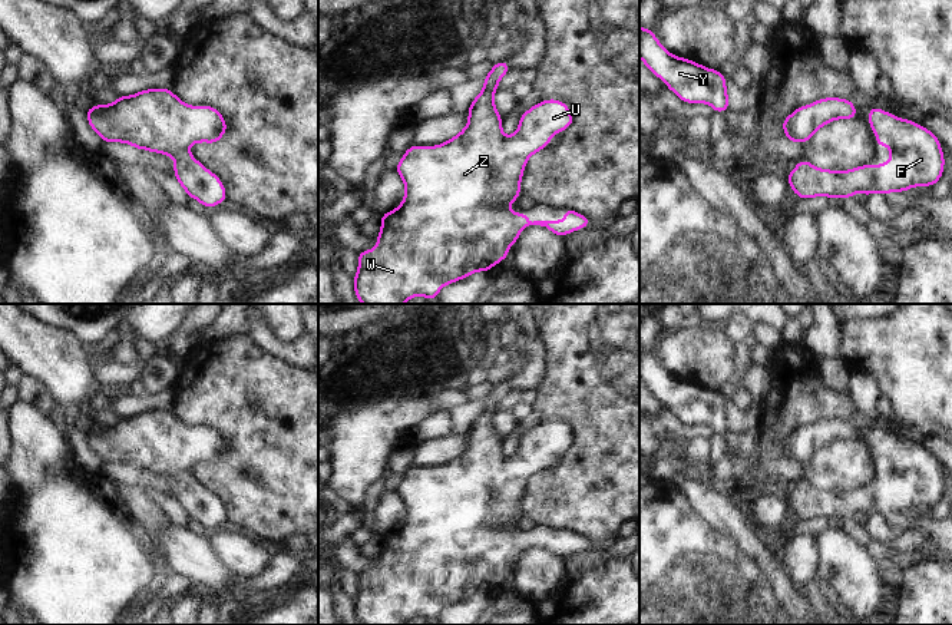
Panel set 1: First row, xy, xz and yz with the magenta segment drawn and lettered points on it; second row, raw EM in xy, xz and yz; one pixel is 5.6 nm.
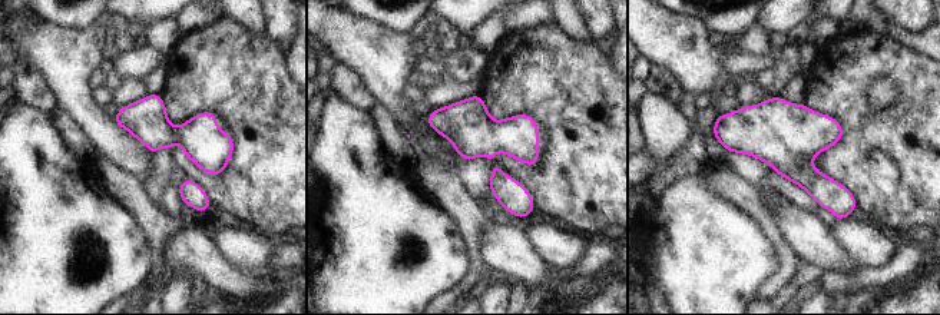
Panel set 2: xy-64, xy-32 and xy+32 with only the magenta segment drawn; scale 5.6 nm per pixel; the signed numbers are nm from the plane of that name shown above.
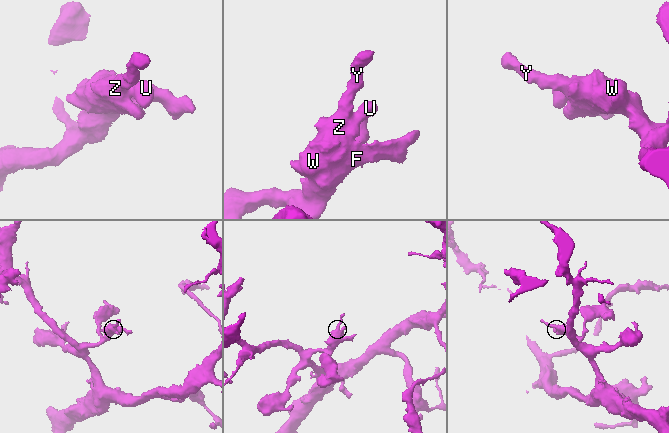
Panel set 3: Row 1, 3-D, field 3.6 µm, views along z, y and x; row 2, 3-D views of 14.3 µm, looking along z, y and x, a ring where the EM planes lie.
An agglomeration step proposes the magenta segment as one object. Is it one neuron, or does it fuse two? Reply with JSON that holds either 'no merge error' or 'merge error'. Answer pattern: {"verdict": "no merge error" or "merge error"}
{"verdict": "no merge error"}

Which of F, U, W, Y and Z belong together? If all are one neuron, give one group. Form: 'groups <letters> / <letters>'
groups F U W Y Z

